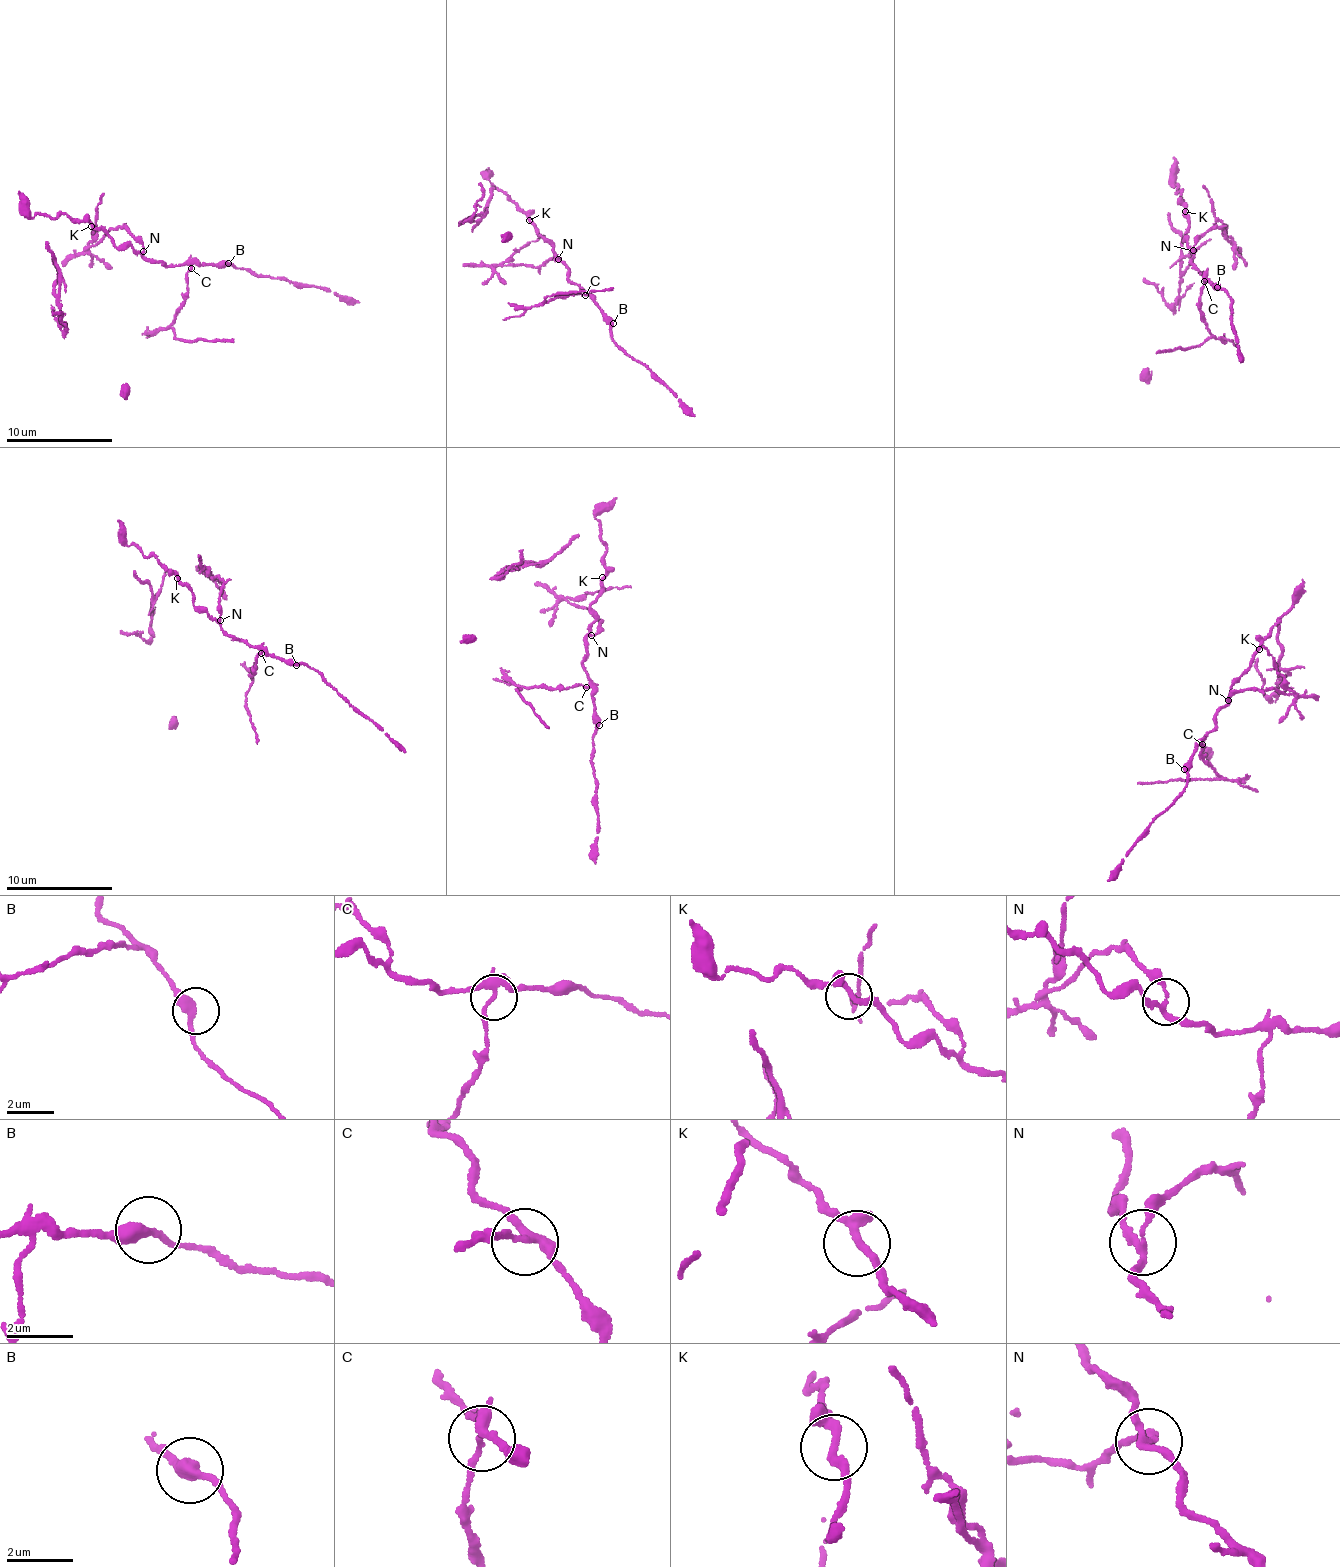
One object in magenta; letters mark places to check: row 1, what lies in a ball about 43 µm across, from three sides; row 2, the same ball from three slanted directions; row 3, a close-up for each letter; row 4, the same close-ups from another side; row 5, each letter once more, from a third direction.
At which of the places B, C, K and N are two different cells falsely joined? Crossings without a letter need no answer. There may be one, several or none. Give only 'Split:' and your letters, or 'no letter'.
Split: C, N

